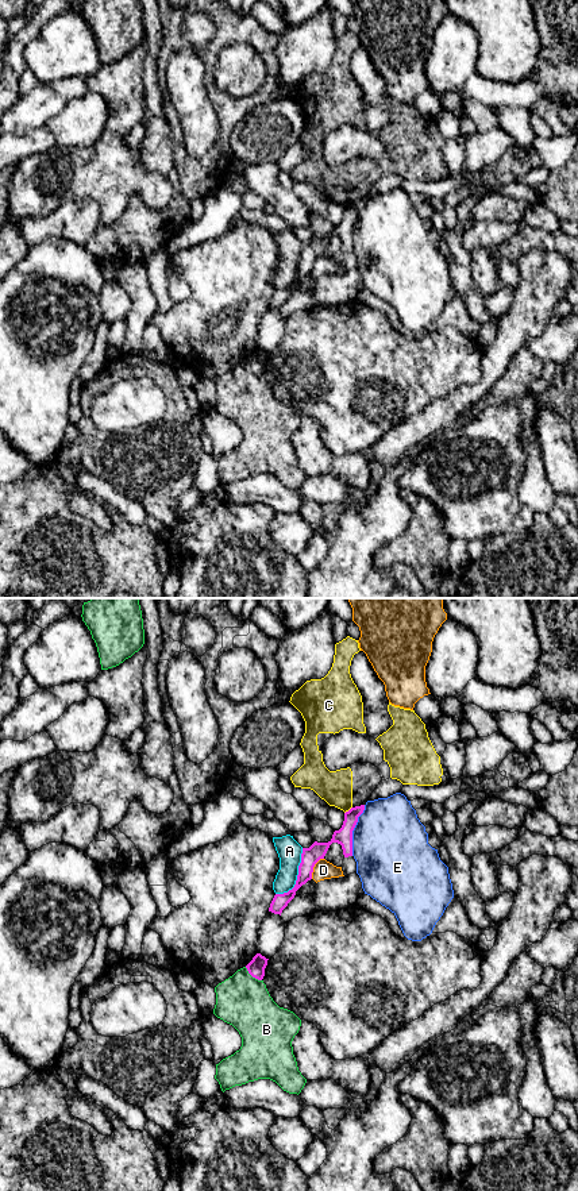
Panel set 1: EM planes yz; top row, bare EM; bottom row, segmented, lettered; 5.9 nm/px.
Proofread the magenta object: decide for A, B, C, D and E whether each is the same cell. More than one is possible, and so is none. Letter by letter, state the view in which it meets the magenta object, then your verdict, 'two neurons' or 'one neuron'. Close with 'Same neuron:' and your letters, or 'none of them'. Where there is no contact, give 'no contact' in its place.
A: contact in yz; two neurons
B: contact in yz; two neurons
C: contact in yz; two neurons
D: contact in yz; two neurons
E: contact in yz; two neurons
Same neuron: none of them

